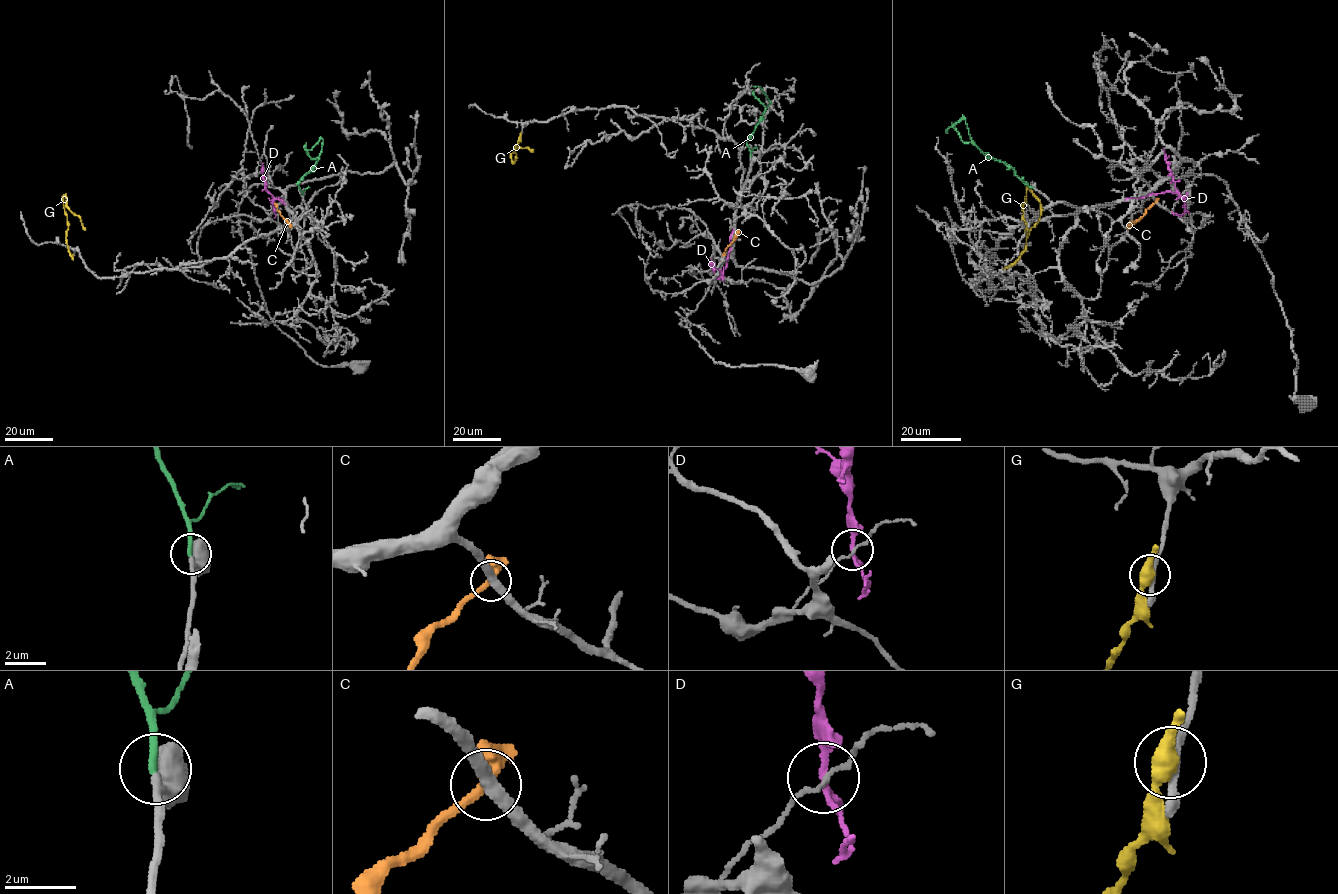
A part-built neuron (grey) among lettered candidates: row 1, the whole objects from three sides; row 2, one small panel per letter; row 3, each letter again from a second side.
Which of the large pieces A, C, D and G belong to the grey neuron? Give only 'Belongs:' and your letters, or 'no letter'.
Belongs: A

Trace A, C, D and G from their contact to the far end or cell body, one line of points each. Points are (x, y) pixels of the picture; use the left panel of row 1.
A: (302, 195), (299, 181), (319, 157), (322, 140), (320, 138), (311, 149), (304, 150)
C: (276, 206), (291, 227)
D: (274, 212), (275, 198), (278, 197), (285, 204)
G: (73, 257), (66, 243), (65, 195), (66, 206), (80, 218), (85, 229)

